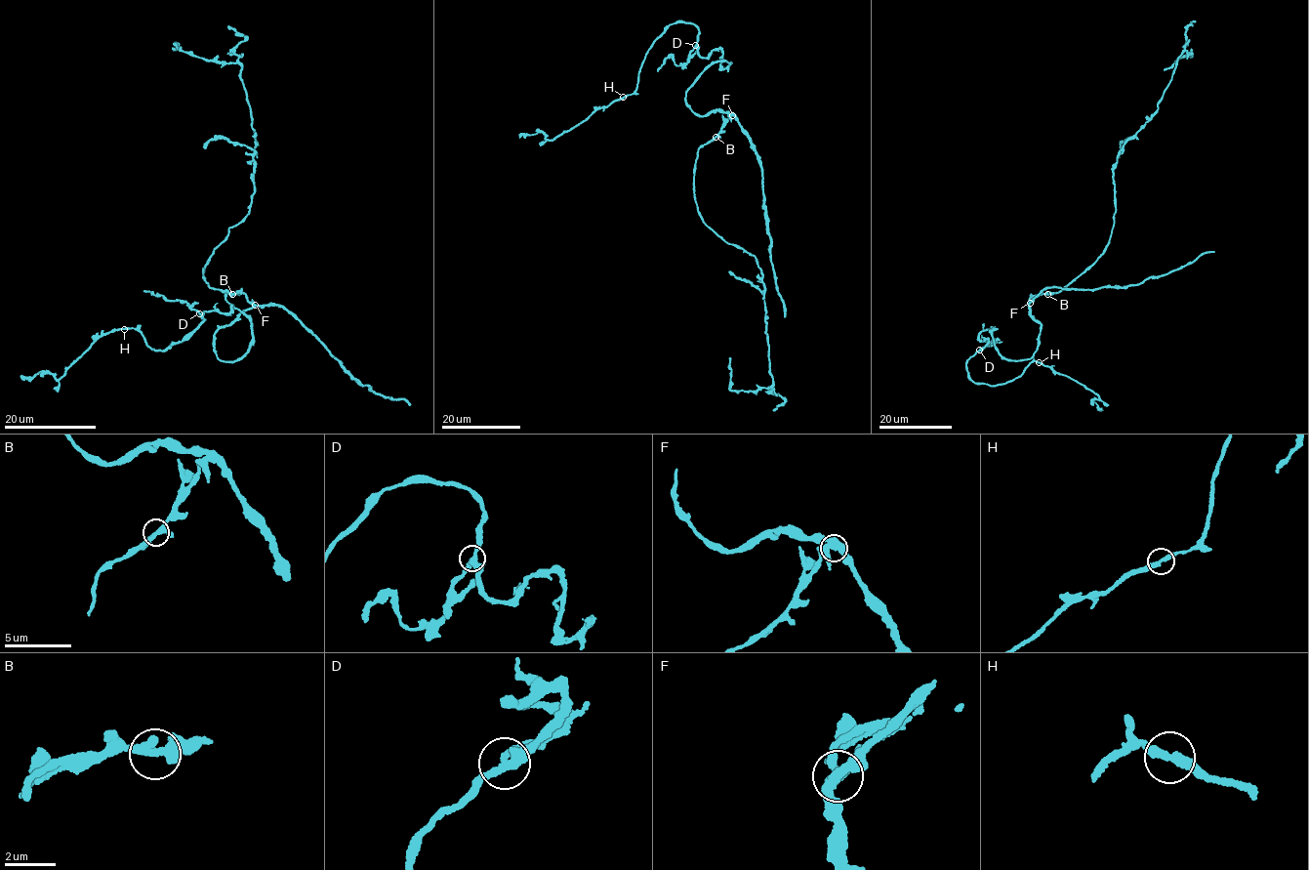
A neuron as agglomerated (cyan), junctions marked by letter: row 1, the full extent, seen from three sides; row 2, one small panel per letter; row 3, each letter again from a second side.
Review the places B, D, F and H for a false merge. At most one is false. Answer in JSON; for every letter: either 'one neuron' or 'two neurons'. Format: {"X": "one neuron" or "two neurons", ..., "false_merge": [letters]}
{"B": "one neuron", "D": "one neuron", "F": "one neuron", "H": "one neuron", "false_merge": []}

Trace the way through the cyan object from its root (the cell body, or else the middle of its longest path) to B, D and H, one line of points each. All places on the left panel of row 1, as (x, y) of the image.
B: (249, 308), (253, 305), (247, 297), (232, 294)
D: (249, 308), (215, 332), (217, 356), (232, 361), (245, 355), (250, 319), (230, 304), (229, 313), (199, 313)
H: (249, 308), (215, 332), (217, 356), (234, 361), (252, 328), (230, 304), (162, 352), (124, 329)

